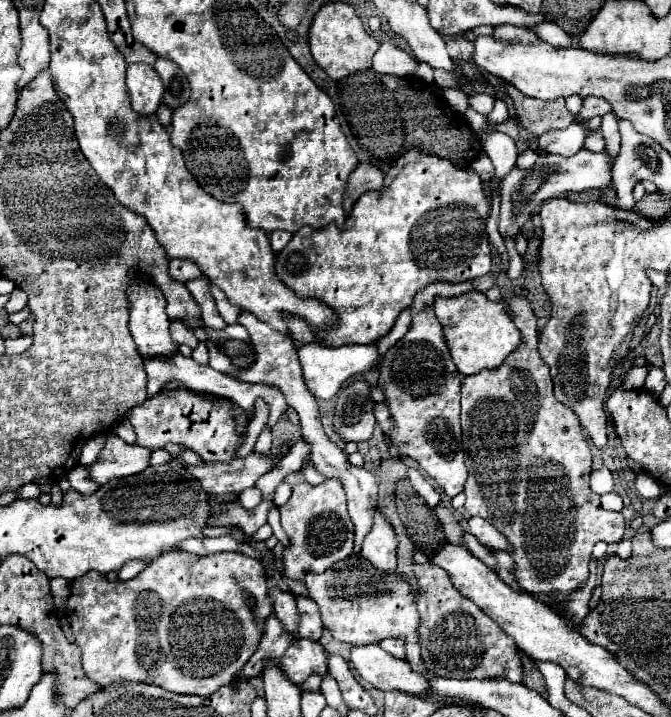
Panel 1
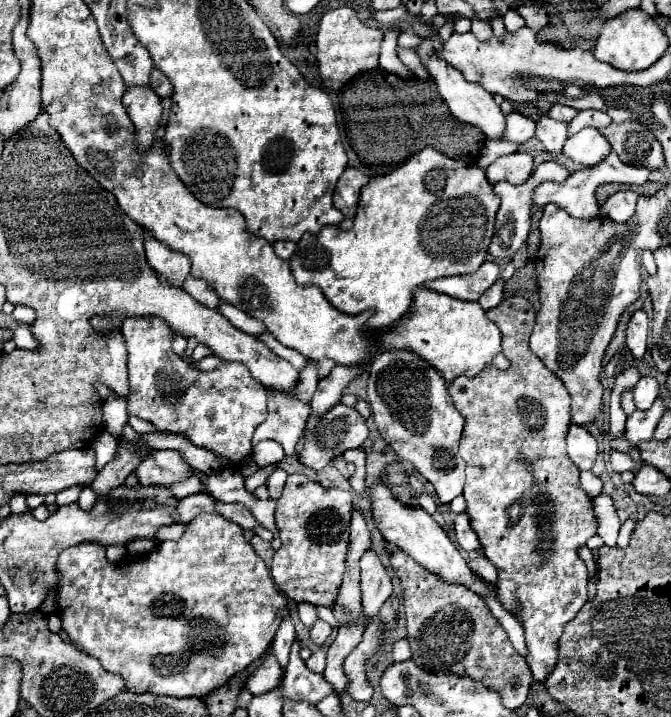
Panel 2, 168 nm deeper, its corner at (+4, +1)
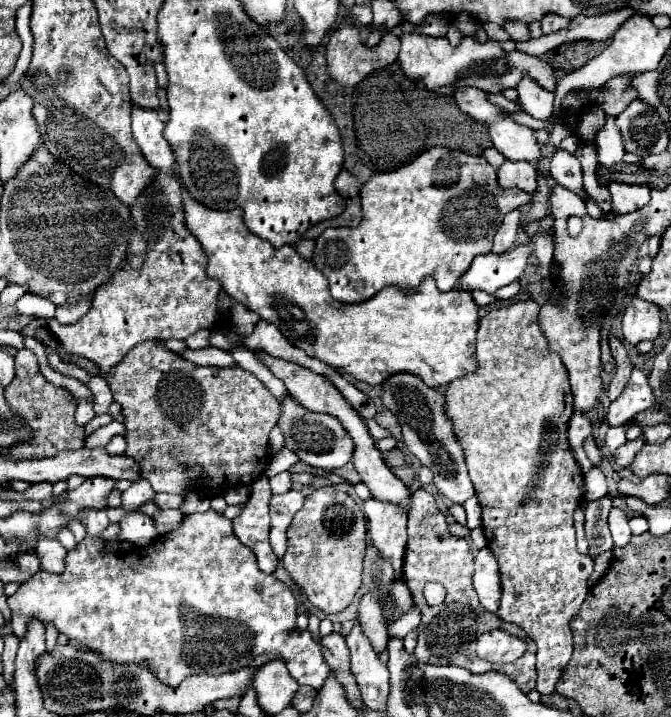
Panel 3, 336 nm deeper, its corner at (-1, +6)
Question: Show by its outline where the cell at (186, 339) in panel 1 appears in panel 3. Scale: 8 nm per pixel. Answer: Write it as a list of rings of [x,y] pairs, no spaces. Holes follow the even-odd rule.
[[[199,330],[199,332],[195,332],[195,334],[191,334],[189,338],[185,338],[185,346],[187,348],[209,348],[211,344],[209,344],[209,330],[205,332],[205,330]]]

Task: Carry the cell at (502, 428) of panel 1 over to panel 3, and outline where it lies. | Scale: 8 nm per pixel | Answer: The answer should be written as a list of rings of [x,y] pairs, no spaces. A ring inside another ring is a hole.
[[[533,300],[487,312],[479,324],[475,346],[477,372],[469,372],[447,386],[445,412],[465,452],[469,476],[483,508],[487,546],[499,562],[501,604],[495,614],[505,622],[519,624],[537,644],[537,692],[553,694],[573,654],[569,620],[585,602],[587,578],[593,572],[593,560],[579,554],[575,546],[573,512],[583,500],[583,474],[569,450],[565,430],[573,414],[567,368],[555,352],[549,352],[539,326],[539,304]]]

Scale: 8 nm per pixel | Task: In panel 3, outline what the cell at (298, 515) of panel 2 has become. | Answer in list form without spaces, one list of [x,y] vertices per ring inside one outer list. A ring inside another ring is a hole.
[[[323,486],[307,496],[303,508],[287,528],[287,552],[283,566],[309,602],[325,614],[345,610],[361,586],[367,522],[361,506],[345,492]]]

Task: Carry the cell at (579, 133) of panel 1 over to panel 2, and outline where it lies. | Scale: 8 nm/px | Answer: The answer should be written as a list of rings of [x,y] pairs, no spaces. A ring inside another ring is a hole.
[[[584,127],[582,131],[566,139],[562,153],[584,167],[590,167],[602,161],[608,155],[608,149],[608,141],[598,129]]]

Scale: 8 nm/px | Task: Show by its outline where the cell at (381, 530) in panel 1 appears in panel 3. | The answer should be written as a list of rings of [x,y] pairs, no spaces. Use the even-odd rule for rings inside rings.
[[[369,592],[361,598],[357,620],[361,624],[361,630],[365,630],[365,636],[369,636],[369,642],[373,644],[373,650],[377,654],[381,654],[387,646],[389,634],[387,634],[387,624],[381,618],[379,598],[373,592]]]

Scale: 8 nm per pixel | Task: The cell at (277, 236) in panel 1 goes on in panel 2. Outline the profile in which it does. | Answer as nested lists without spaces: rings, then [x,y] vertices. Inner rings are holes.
[[[276,241],[272,247],[274,247],[274,253],[276,253],[280,259],[288,259],[288,257],[292,255],[296,243],[294,243],[294,241]]]

